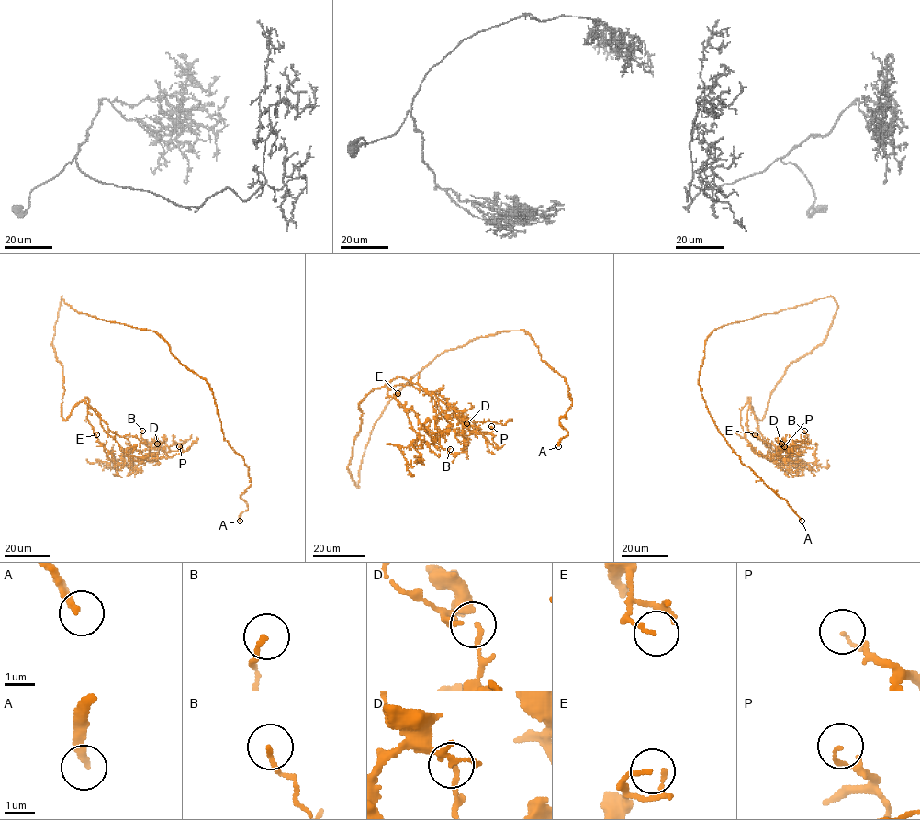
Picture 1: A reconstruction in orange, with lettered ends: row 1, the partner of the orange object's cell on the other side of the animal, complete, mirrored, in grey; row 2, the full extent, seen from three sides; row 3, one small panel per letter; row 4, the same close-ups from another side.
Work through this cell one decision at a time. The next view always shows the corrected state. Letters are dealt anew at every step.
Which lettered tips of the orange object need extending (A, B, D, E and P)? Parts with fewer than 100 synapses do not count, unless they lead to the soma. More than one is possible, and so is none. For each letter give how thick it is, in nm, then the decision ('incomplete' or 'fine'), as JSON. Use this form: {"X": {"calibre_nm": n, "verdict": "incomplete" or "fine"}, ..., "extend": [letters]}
{"A": {"calibre_nm": 240, "verdict": "incomplete"}, "B": {"calibre_nm": 130, "verdict": "fine"}, "D": {"calibre_nm": 150, "verdict": "fine"}, "E": {"calibre_nm": 130, "verdict": "fine"}, "P": {"calibre_nm": 110, "verdict": "fine"}, "extend": ["A"]}

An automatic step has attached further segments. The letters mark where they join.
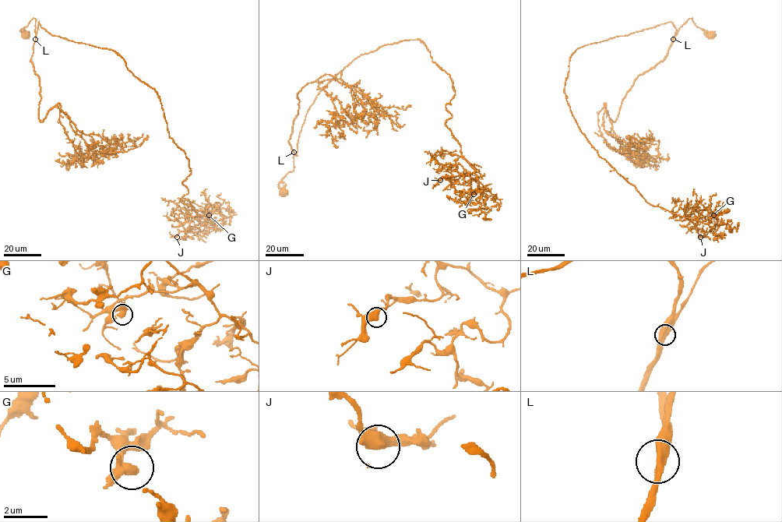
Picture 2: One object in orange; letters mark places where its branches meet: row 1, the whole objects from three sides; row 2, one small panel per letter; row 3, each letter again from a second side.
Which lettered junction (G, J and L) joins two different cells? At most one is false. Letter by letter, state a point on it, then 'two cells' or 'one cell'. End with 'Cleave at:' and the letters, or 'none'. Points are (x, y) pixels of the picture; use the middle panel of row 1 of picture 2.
G: place (473, 194); one cell
J: place (440, 180); one cell
L: place (294, 152); one cell
Cleave at: none

